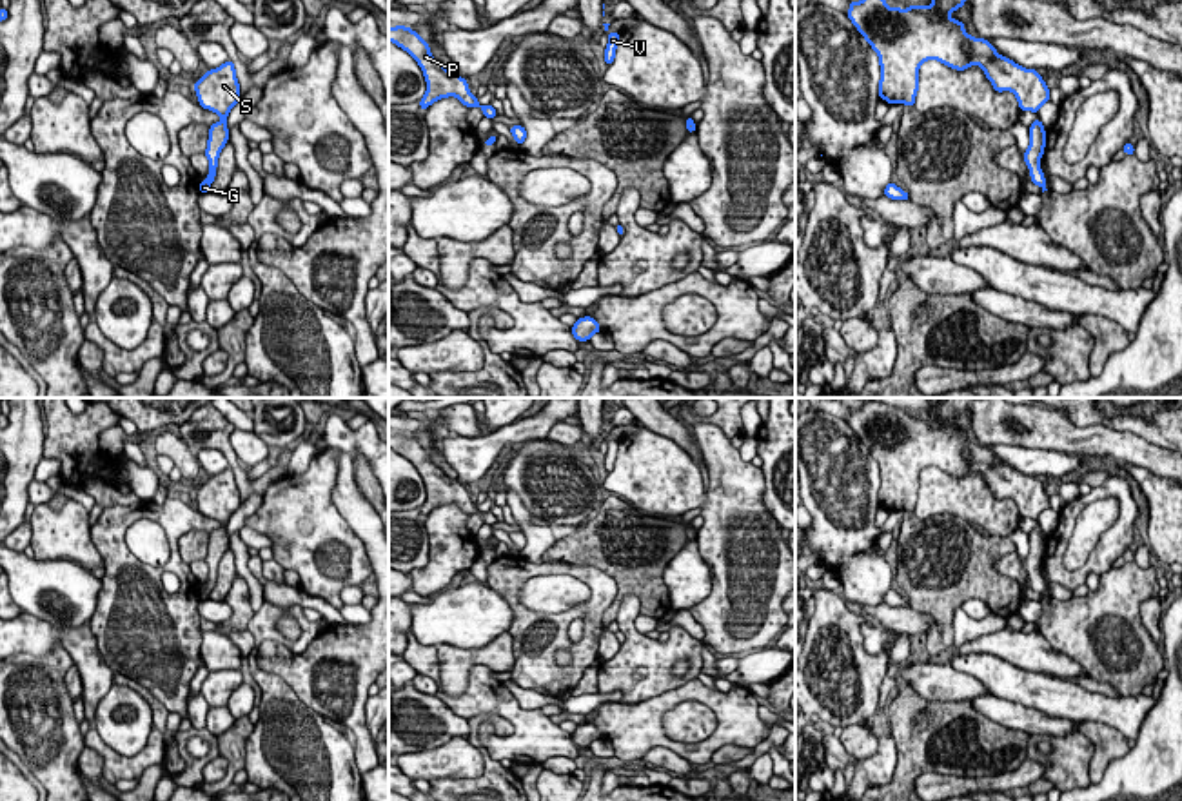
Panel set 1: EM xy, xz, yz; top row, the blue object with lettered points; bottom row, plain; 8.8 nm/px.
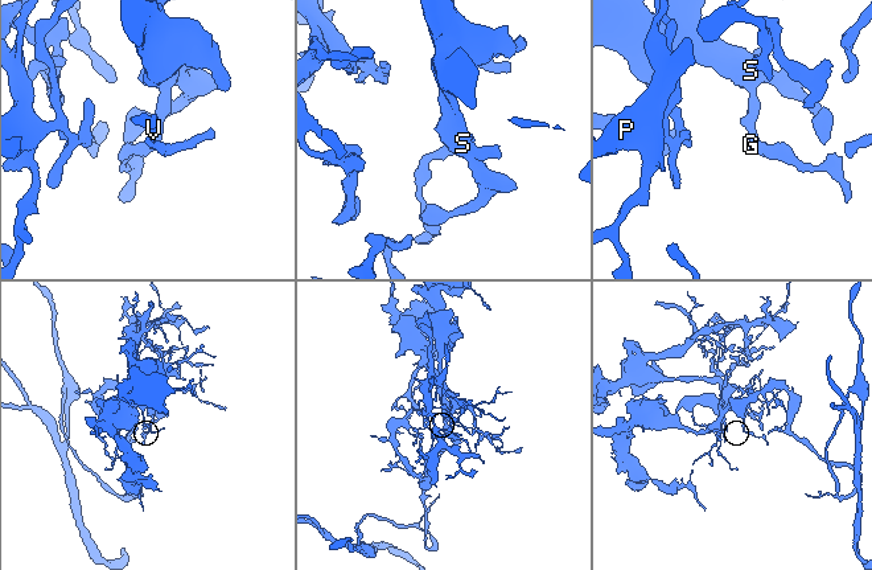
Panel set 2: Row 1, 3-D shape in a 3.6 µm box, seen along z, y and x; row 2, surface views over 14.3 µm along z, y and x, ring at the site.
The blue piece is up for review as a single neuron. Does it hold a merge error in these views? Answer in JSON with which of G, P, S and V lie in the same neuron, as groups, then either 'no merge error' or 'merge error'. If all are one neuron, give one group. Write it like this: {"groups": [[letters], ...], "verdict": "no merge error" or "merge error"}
{"groups": [["G", "P", "S", "V"]], "verdict": "no merge error"}

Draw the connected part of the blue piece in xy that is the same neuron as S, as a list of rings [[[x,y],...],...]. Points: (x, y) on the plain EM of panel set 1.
[[[225,469],[216,476],[207,478],[194,490],[198,510],[220,521],[223,527],[209,534],[209,547],[205,563],[209,565],[209,583],[200,588],[200,599],[209,599],[216,583],[218,565],[225,550],[229,549],[227,523],[240,507],[240,490],[236,485],[234,469]]]

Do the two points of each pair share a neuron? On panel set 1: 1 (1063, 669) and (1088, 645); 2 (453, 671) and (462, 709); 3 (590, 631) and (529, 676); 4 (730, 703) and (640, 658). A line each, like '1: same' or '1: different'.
1: different
2: different
3: same
4: different

